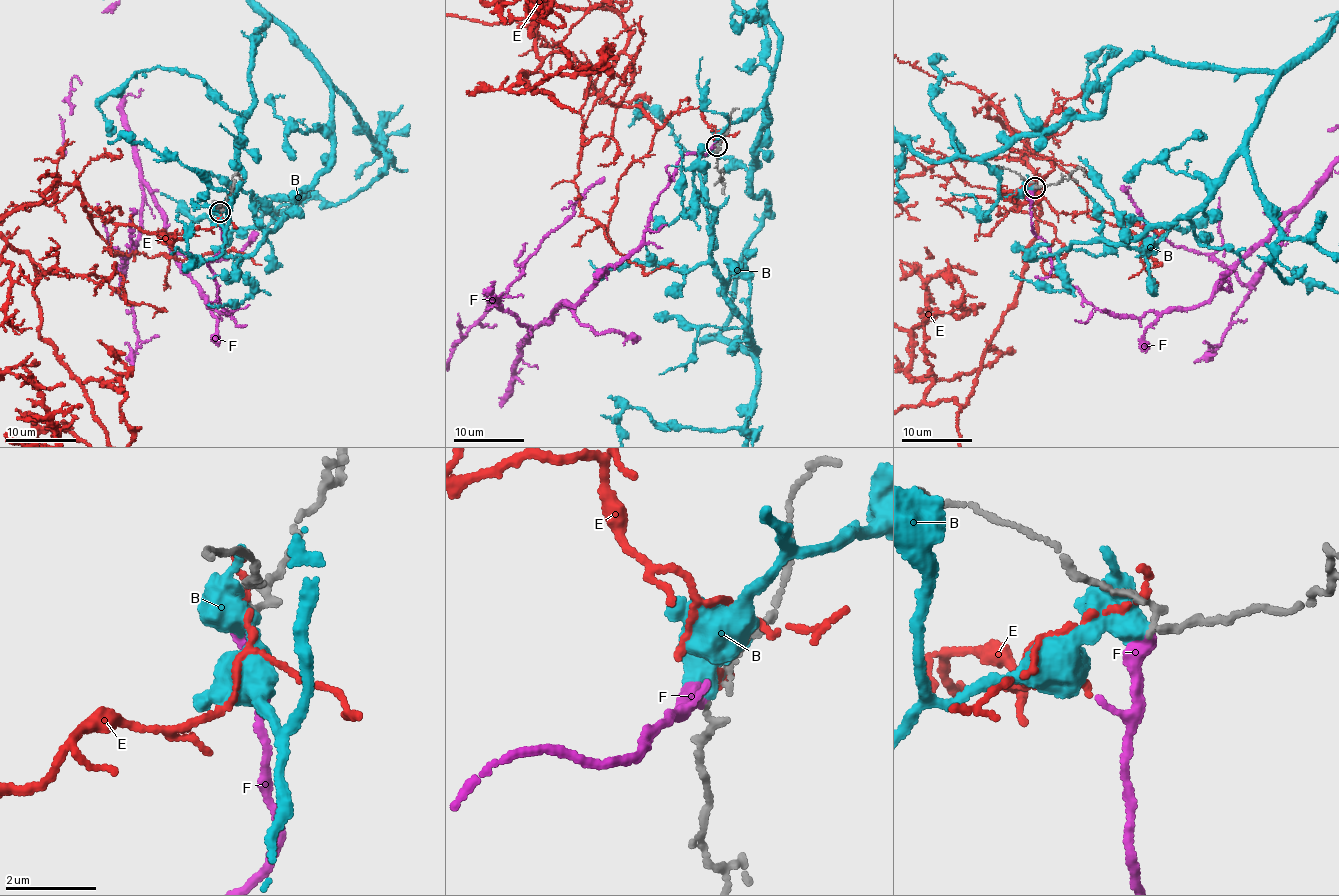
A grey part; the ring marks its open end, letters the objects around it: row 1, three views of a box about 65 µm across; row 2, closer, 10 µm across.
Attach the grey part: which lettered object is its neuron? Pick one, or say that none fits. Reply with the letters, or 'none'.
F

